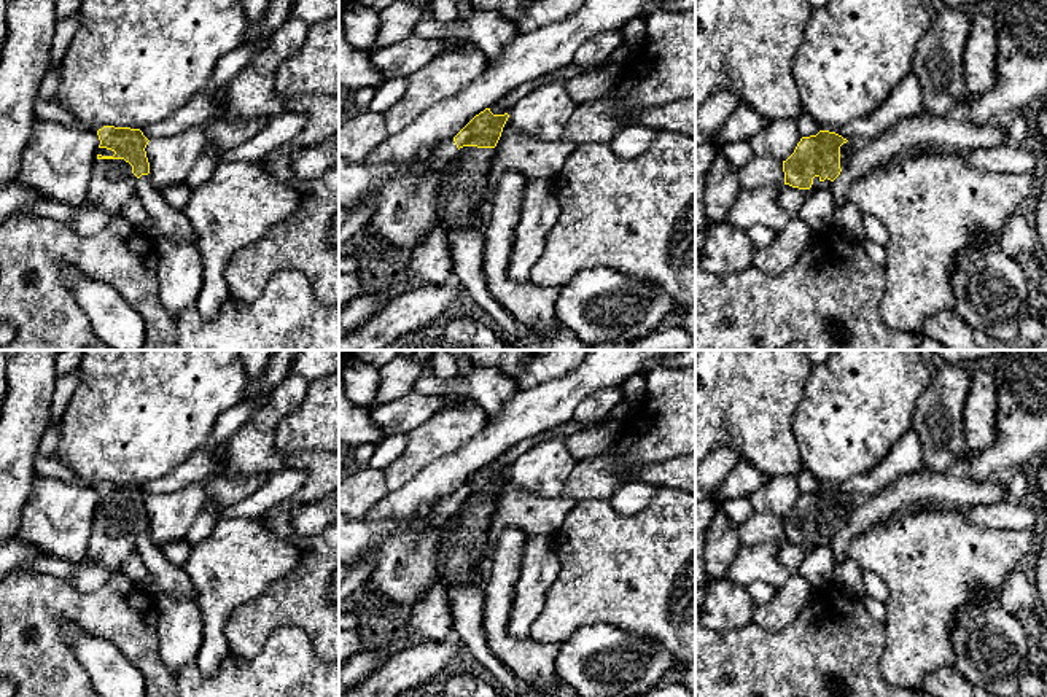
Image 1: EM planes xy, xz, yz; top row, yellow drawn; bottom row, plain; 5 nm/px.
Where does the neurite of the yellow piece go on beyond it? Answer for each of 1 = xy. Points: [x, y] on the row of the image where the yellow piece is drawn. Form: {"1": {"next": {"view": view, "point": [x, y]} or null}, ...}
{"1": {"next": {"view": "xy", "point": [112, 186]}}}

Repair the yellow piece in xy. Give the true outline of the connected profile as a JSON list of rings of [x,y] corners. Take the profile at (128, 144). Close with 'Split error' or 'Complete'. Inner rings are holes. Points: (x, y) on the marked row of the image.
[[[103,126],[97,130],[100,145],[88,186],[88,205],[108,216],[123,215],[135,197],[137,180],[150,173],[148,138],[140,129]]]. Split error

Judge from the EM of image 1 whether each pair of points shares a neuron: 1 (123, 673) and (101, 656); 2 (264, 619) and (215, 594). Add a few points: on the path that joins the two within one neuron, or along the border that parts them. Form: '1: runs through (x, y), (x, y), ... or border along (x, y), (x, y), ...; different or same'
1: runs through (116, 667), (112, 659), (107, 659); same
2: border along (269, 584), (234, 610), (225, 626), (226, 642); different

